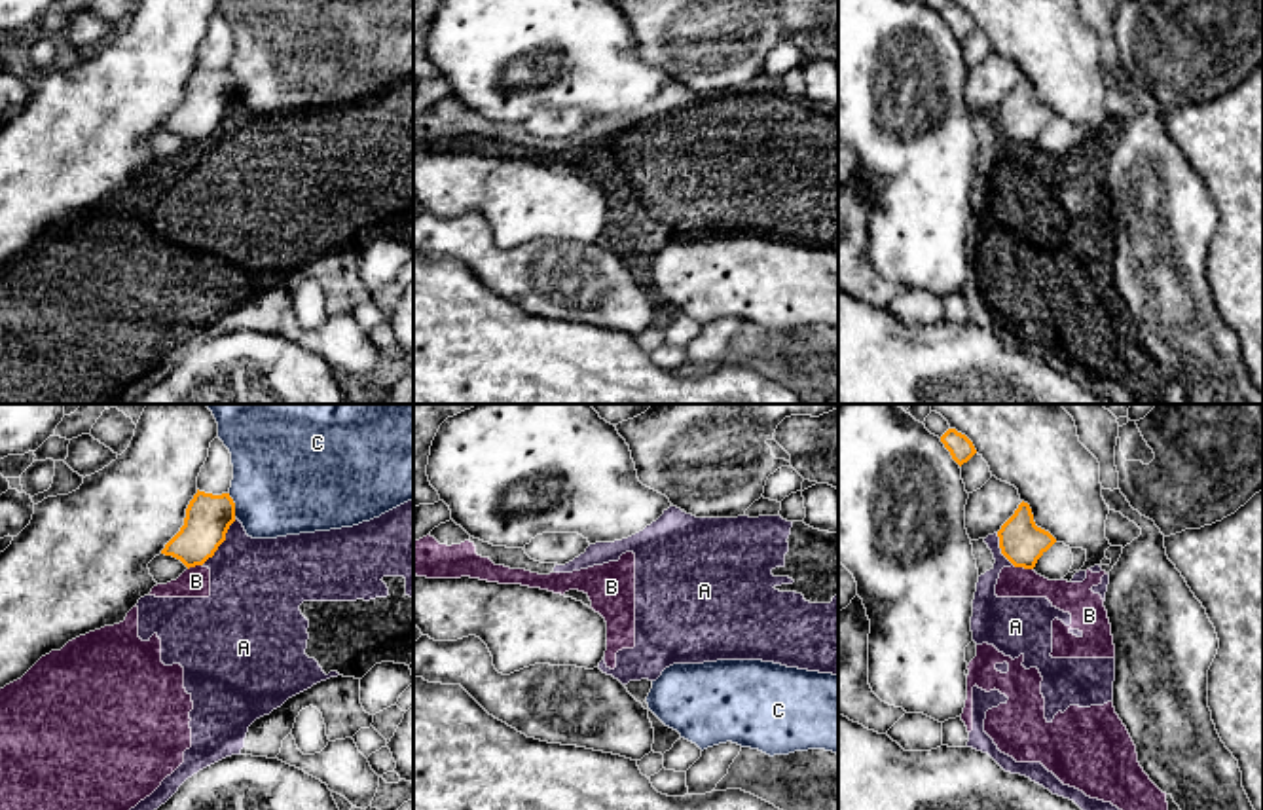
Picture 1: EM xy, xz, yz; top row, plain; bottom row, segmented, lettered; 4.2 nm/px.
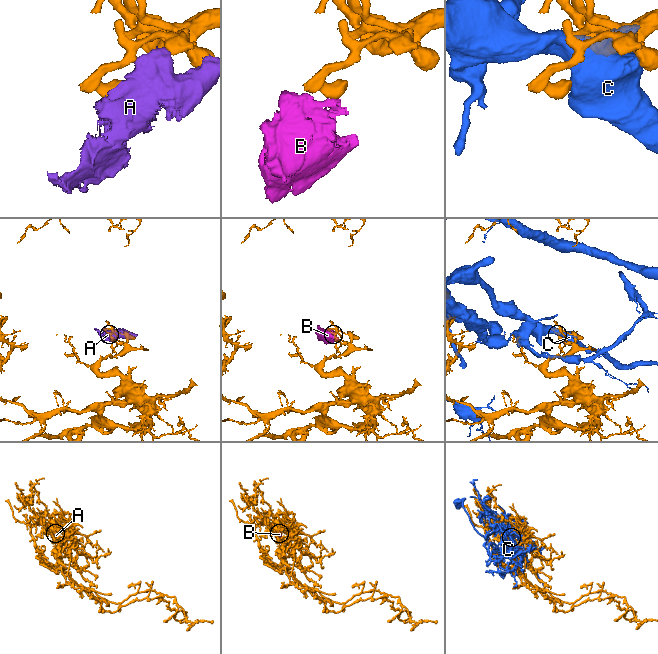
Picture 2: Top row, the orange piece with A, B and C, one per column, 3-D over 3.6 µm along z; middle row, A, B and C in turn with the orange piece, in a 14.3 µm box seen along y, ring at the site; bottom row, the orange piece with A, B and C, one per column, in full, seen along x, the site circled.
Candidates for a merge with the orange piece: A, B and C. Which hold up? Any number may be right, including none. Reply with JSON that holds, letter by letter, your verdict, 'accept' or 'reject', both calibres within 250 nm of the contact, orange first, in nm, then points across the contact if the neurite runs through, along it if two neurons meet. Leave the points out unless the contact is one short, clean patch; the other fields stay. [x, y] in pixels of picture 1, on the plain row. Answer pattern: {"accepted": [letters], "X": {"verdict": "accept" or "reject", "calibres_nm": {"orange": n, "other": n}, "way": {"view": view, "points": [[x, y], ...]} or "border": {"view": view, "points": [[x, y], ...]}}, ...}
{"accepted": [], "A": {"verdict": "reject", "calibres_nm": {"orange": 190, "other": 400}}, "B": {"verdict": "reject", "calibres_nm": {"orange": 190, "other": 130}}, "C": {"verdict": "reject", "calibres_nm": {"orange": 190, "other": 460}}}

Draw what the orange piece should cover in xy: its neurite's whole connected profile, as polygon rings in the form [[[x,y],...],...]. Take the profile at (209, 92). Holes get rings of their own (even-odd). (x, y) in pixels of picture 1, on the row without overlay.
[[[197,64],[186,83],[184,101],[161,129],[180,135],[188,144],[203,140],[226,116],[233,97],[235,78],[229,68],[212,70]]]

